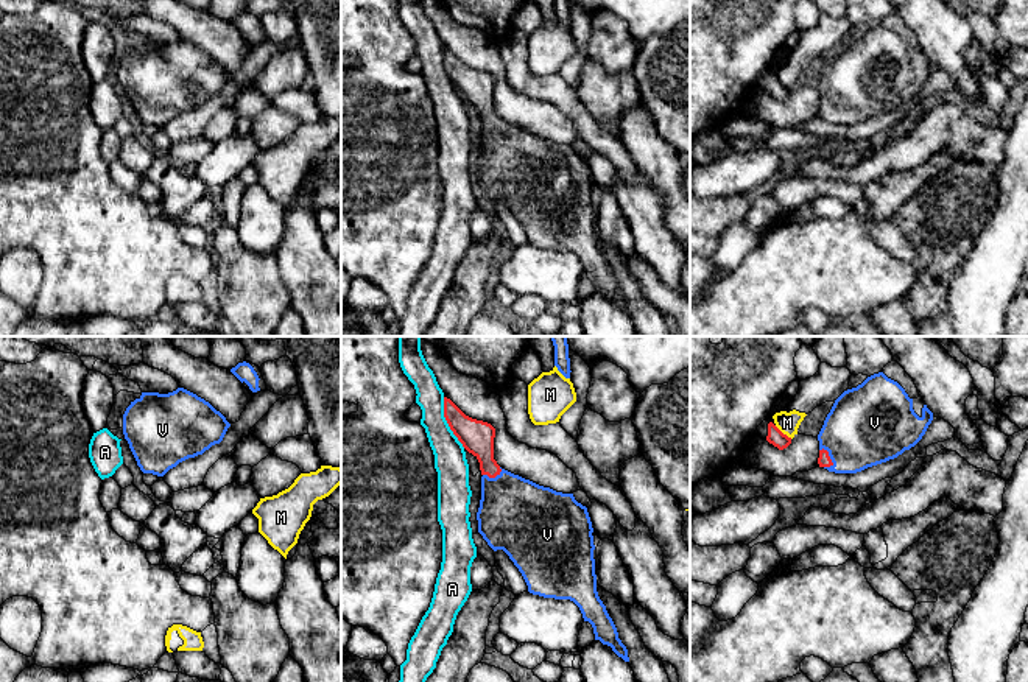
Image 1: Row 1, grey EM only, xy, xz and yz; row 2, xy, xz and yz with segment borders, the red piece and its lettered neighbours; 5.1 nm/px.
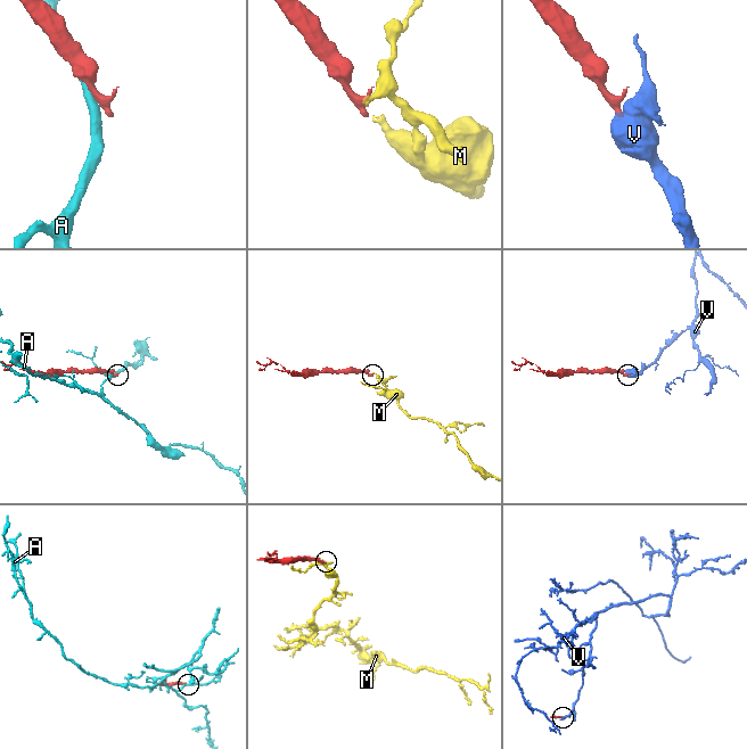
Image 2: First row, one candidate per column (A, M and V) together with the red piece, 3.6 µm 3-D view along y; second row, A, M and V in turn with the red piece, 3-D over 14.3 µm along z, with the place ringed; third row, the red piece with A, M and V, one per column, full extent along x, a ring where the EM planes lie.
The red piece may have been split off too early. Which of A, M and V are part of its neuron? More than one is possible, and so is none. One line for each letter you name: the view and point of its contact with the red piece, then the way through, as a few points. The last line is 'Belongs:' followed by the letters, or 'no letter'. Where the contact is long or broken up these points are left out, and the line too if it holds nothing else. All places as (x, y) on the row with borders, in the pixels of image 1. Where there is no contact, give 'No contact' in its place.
V: Touches red at yz (827, 455). Path across: yz (824, 460), (827, 455), (835, 455), (865, 427)
Belongs: V

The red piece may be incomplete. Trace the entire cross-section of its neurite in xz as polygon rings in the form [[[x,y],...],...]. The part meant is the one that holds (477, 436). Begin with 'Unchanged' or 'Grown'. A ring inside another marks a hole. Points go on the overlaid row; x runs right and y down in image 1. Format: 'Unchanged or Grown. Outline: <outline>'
Grown. Outline: [[[444,397],[444,417],[463,447],[480,462],[483,476],[477,520],[478,533],[488,545],[509,556],[530,593],[573,601],[584,621],[592,624],[595,640],[611,646],[618,657],[629,662],[628,649],[597,592],[593,528],[587,508],[578,503],[573,494],[556,492],[502,469],[494,459],[495,428],[466,416],[447,397]]]

